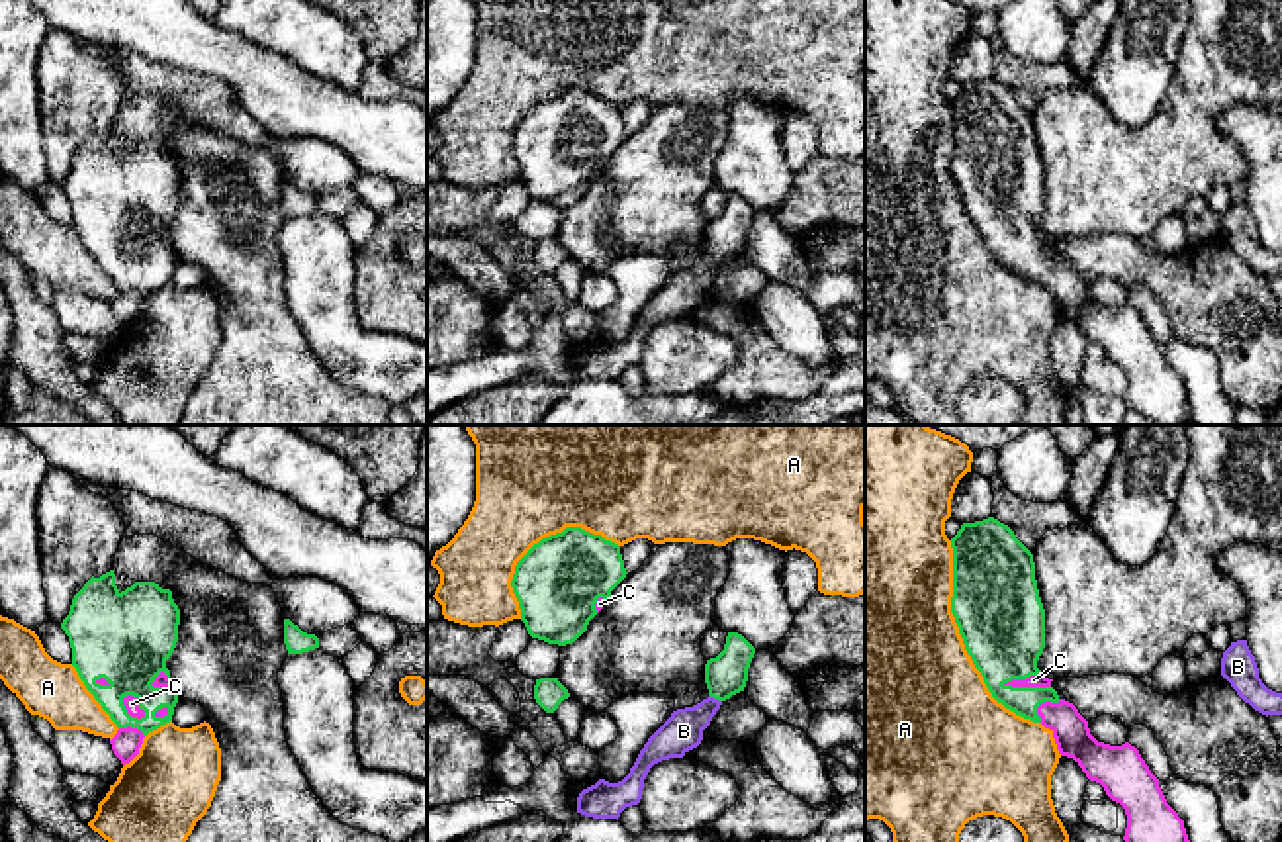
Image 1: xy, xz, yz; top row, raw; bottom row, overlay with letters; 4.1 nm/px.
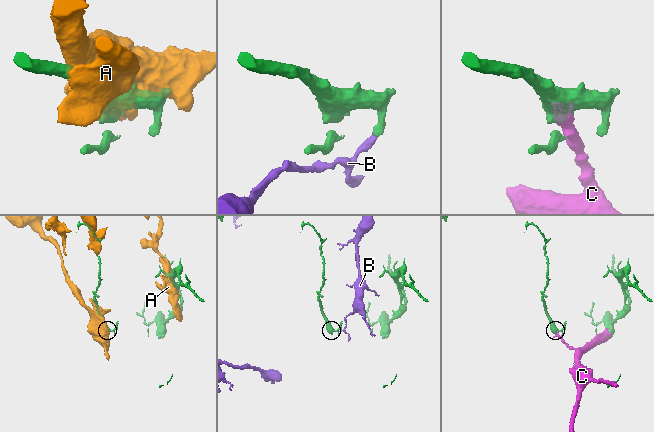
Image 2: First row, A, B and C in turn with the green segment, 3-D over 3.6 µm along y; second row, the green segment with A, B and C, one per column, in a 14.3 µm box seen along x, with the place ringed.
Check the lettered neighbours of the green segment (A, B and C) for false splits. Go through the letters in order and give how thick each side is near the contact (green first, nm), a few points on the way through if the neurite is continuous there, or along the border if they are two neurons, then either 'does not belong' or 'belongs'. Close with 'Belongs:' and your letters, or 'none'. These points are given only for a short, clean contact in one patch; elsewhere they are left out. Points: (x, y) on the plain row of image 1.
A: 360 nm thick on the green side, 500 nm on the other; does not belong
B: 170 nm thick on the green side, 160 nm on the other; border along xz (709, 255), (721, 263); does not belong
C: 340 nm thick on the green side, 50 nm on the other; belongs
Belongs: C

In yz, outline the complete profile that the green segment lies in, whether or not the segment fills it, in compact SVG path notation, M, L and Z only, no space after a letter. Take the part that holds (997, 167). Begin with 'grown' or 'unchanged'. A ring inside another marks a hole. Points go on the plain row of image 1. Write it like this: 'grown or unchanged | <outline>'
grown | M994 78L963 84L951 100L953 159L951 174L965 211L981 233L992 258L1016 276L1041 284L1053 294L1061 317L1073 319L1090 343L1104 349L1127 376L1125 405L1157 425L1192 425L1184 382L1167 364L1159 341L1151 335L1139 311L1129 304L1110 307L1098 304L1078 270L1061 260L1049 239L1037 229L1045 210L1045 170L1035 141L1033 116L1014 92Z

